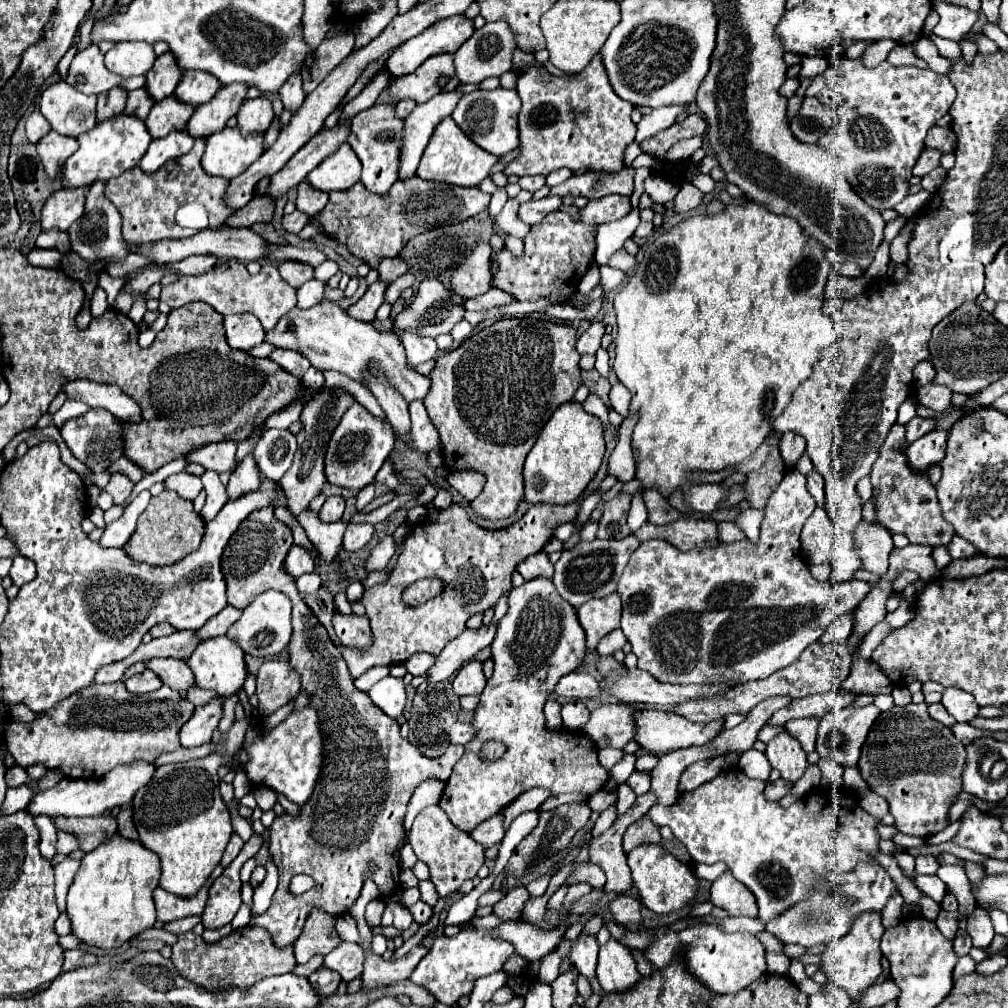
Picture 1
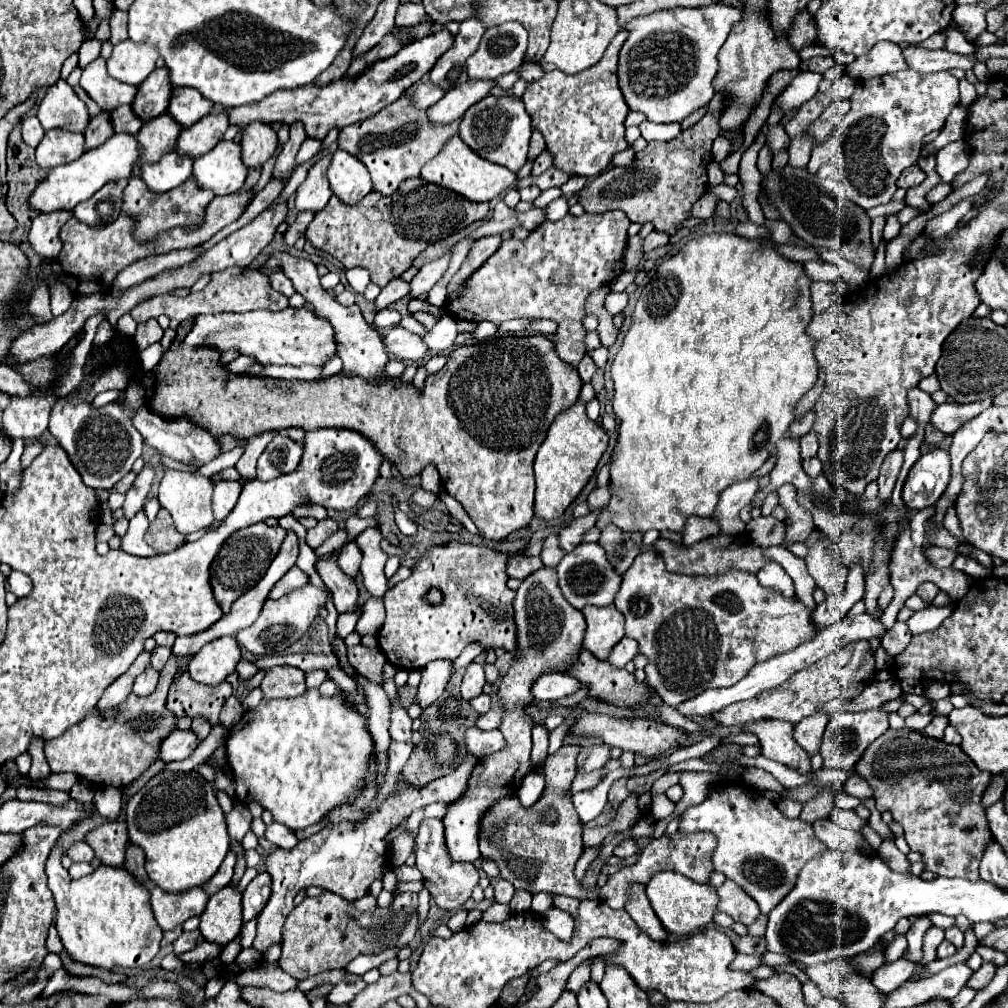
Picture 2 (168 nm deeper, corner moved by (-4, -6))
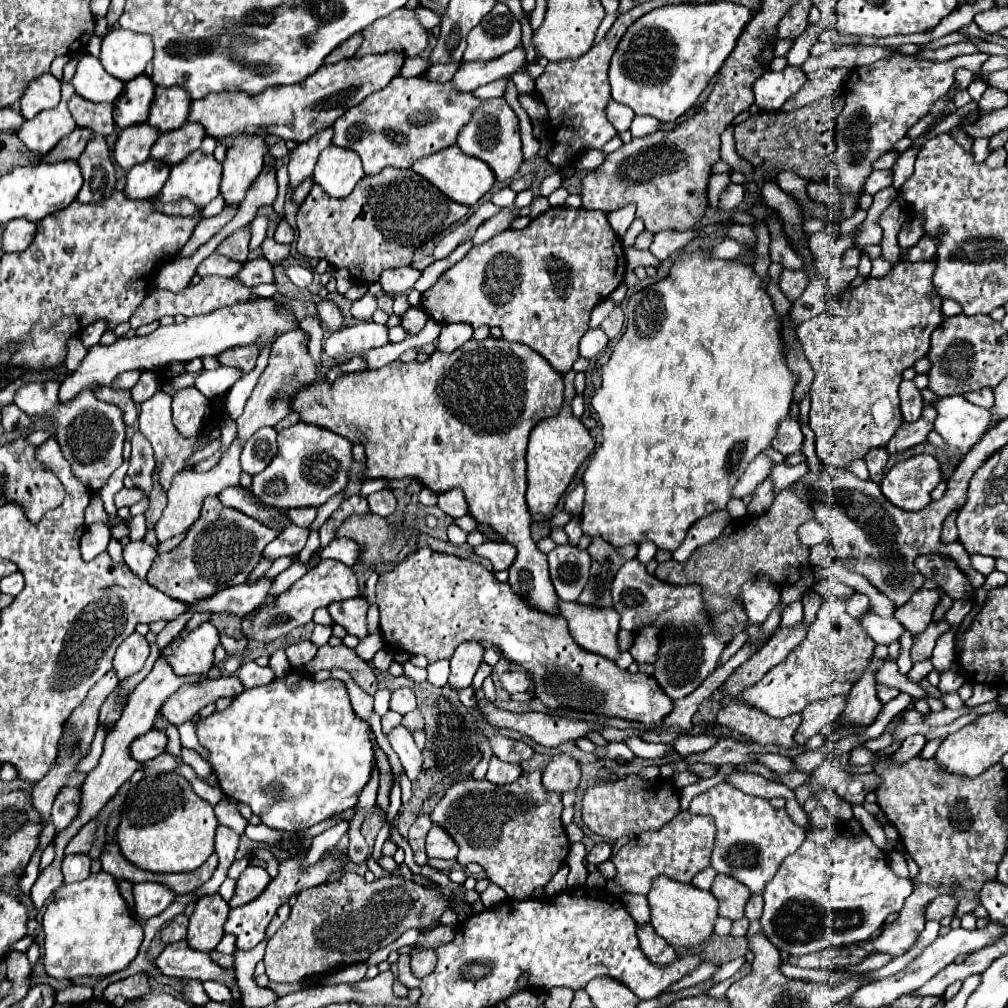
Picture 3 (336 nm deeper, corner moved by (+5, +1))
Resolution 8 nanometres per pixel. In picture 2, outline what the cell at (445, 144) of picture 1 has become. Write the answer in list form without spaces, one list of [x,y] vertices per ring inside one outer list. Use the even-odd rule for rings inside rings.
[[[452,137],[444,145],[444,149],[422,167],[422,179],[436,183],[444,189],[450,189],[468,201],[482,203],[482,201],[492,201],[494,197],[508,191],[516,183],[518,177],[514,173],[510,173],[510,169],[490,163],[490,161],[478,157],[476,153],[472,153],[472,149],[460,137]]]

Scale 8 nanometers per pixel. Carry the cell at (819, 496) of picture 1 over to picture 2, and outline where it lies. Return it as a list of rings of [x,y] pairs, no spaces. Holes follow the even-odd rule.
[[[810,457],[810,459],[802,459],[802,469],[806,471],[806,475],[810,477],[818,477],[818,473],[822,473],[822,463],[818,457]]]

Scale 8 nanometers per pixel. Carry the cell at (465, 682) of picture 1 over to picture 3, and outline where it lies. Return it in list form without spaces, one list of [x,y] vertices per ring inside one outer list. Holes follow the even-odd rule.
[[[465,642],[461,644],[455,654],[451,656],[451,676],[449,686],[455,690],[469,688],[473,682],[473,676],[477,672],[477,666],[483,660],[483,646],[479,642]]]

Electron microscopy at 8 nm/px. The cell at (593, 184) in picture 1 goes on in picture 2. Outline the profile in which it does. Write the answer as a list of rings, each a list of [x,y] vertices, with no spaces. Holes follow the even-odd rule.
[[[716,93],[714,101],[708,105],[708,113],[690,129],[682,131],[676,139],[660,143],[660,141],[650,141],[644,151],[634,155],[634,163],[630,167],[610,167],[608,171],[600,173],[592,183],[588,183],[580,191],[580,203],[586,209],[586,213],[606,213],[620,209],[628,215],[632,223],[652,223],[656,231],[662,231],[666,235],[676,235],[682,229],[682,223],[690,217],[692,205],[706,193],[708,189],[708,163],[712,161],[712,141],[724,133],[720,127],[720,115],[724,111],[724,95]]]

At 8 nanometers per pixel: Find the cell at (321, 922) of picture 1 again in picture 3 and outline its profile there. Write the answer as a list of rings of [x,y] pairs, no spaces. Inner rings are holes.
[[[345,872],[341,880],[303,890],[297,896],[297,902],[291,906],[289,918],[275,932],[275,936],[269,938],[267,942],[265,958],[263,958],[267,976],[273,982],[297,982],[297,980],[311,978],[311,976],[325,976],[347,964],[363,962],[369,954],[395,942],[405,930],[425,928],[431,922],[439,920],[447,906],[449,906],[449,898],[443,896],[439,890],[423,888],[415,882],[405,882],[401,876],[383,878],[383,880],[375,880],[367,884],[363,876]]]

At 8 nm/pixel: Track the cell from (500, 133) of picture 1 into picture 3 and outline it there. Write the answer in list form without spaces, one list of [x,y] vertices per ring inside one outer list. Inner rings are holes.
[[[489,98],[489,100],[483,100],[481,106],[473,112],[471,122],[465,124],[465,126],[459,130],[457,146],[459,146],[465,154],[475,156],[475,158],[487,162],[487,164],[491,166],[491,170],[495,172],[495,178],[497,178],[499,182],[511,178],[511,176],[517,172],[519,164],[523,162],[517,114],[513,112],[513,108],[507,104],[505,98]]]

